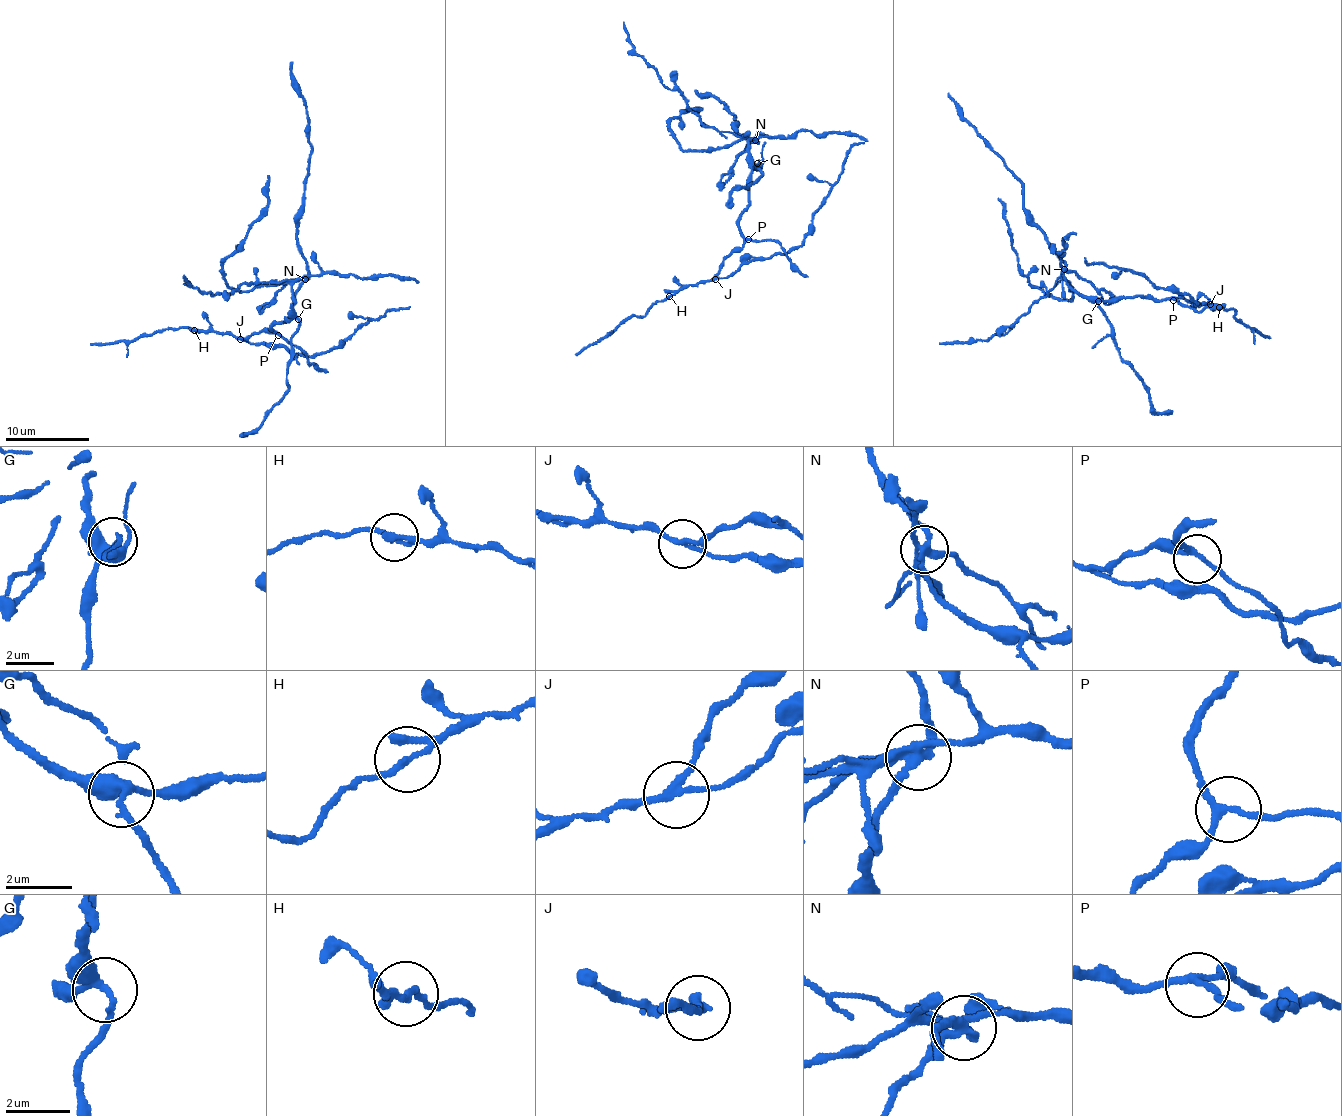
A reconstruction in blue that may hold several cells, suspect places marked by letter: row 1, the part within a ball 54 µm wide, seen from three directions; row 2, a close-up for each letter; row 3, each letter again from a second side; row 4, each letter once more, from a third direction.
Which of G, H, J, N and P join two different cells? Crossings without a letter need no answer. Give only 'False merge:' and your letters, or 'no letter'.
False merge: J, N

